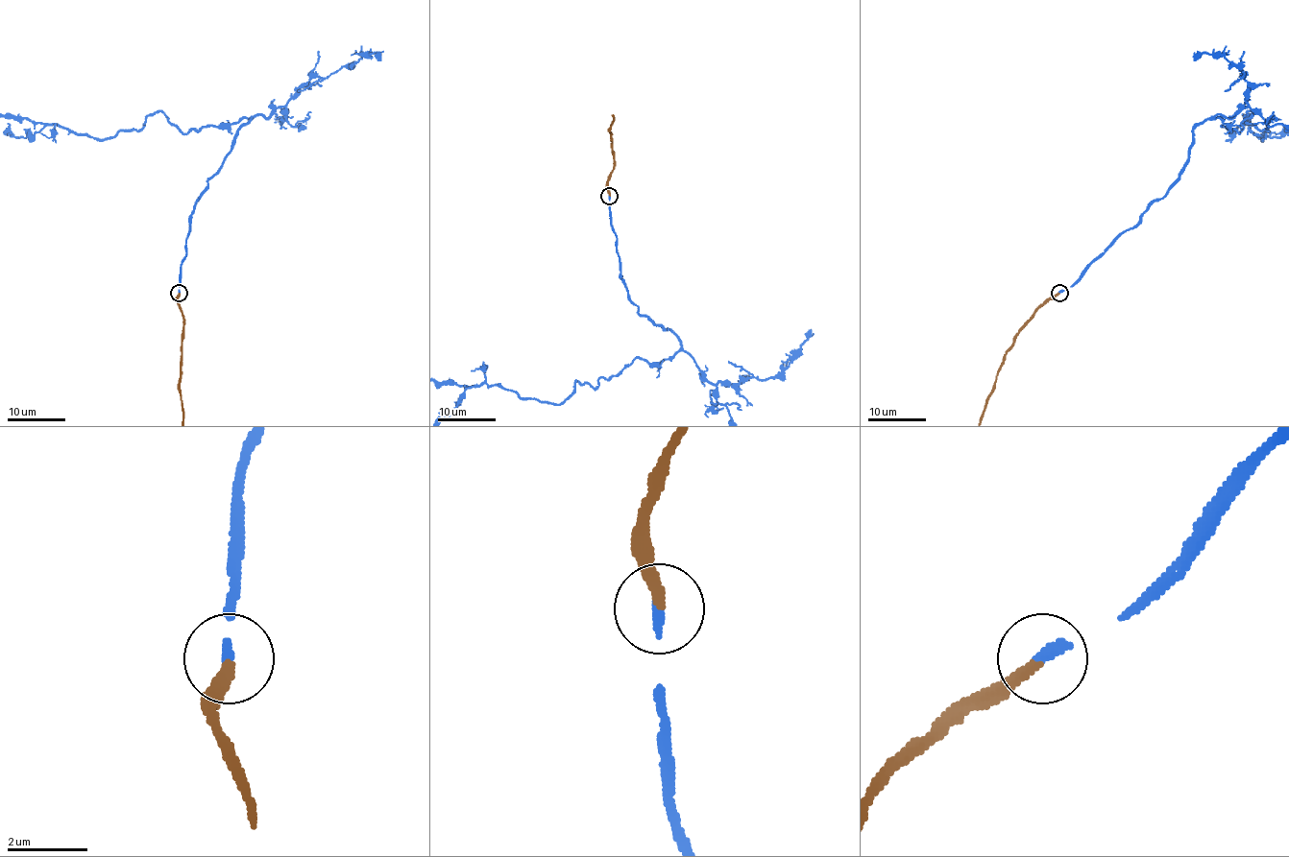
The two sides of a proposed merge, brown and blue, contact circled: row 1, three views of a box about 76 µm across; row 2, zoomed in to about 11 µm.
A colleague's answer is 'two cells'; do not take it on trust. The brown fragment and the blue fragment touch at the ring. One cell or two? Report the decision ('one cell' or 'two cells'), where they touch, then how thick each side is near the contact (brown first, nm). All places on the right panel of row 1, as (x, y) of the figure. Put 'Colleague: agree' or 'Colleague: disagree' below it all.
one cell; at (1059, 293); 260 nm thick on the brown side, 240 nm on the other
Colleague: disagree

